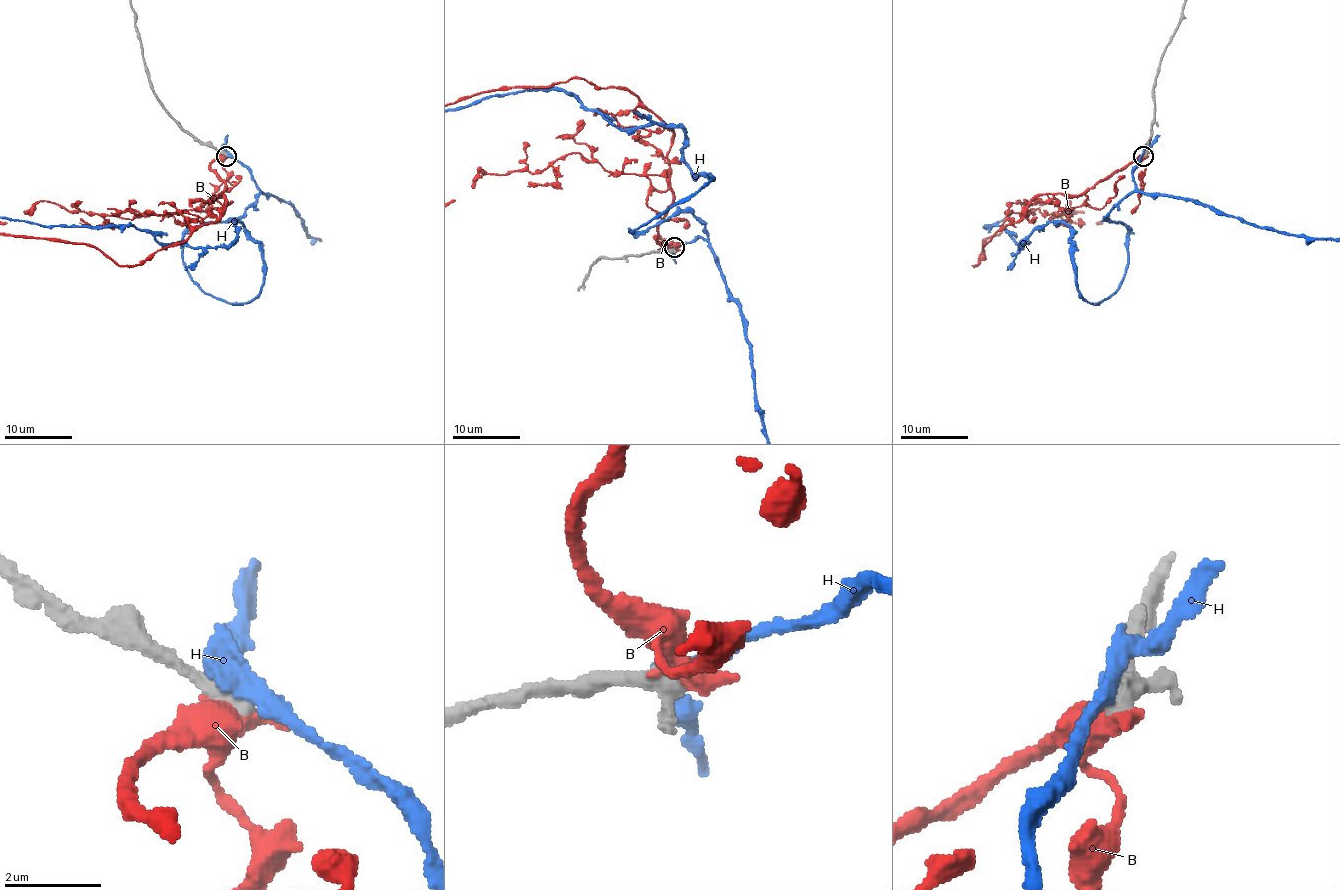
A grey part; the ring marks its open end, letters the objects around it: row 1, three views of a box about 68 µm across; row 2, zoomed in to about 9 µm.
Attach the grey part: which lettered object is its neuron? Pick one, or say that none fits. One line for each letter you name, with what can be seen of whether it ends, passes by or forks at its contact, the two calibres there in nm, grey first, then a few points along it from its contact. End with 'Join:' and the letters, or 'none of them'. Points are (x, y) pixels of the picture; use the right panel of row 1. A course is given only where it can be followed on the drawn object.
Join: none of them

